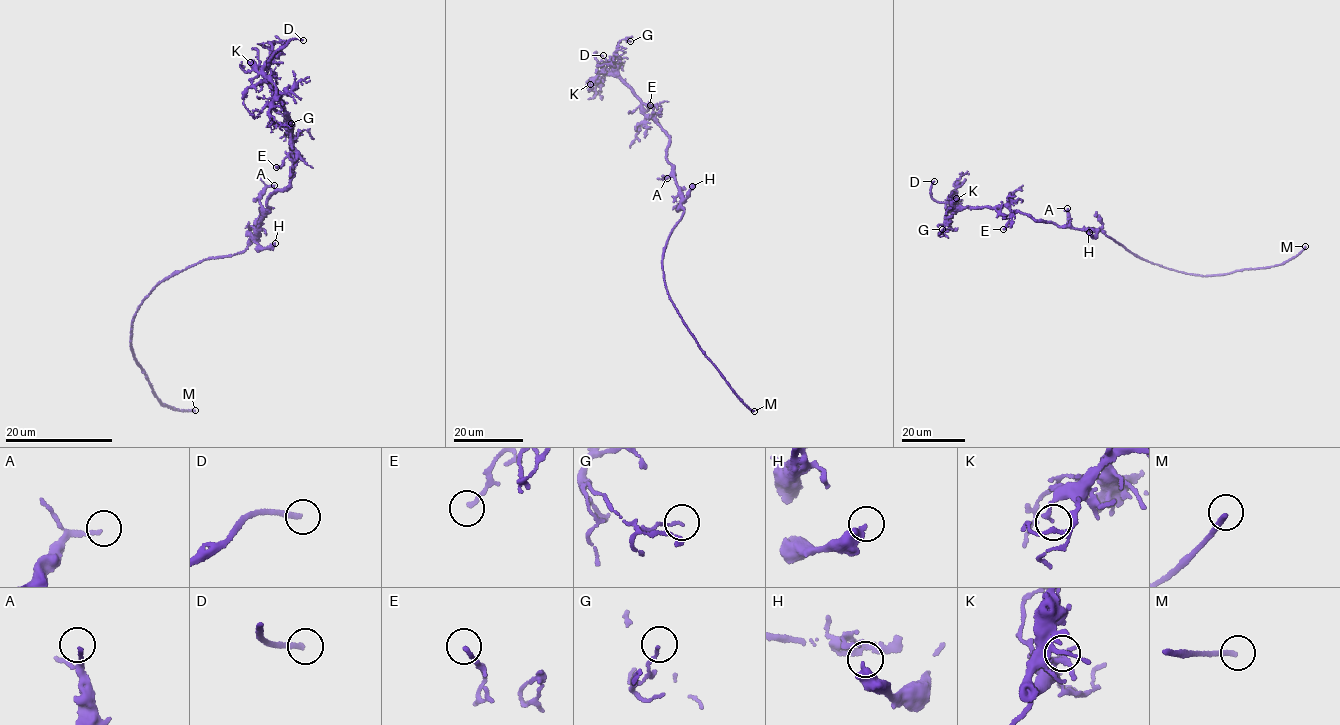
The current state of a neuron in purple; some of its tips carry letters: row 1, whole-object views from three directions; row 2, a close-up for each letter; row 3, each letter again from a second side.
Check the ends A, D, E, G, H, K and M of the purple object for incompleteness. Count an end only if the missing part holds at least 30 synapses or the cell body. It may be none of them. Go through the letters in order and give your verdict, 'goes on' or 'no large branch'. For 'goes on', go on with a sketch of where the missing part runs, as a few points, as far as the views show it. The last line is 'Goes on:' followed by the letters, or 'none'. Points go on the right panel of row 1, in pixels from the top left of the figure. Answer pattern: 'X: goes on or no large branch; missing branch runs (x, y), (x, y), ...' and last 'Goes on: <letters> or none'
A: no large branch
D: goes on; missing branch runs (934, 181), (941, 165), (943, 140), (933, 102), (930, 60), (907, 37)
E: no large branch
G: no large branch
H: no large branch
K: no large branch
M: goes on; missing branch runs (1305, 246), (1322, 213), (1330, 179)
Goes on: D, M

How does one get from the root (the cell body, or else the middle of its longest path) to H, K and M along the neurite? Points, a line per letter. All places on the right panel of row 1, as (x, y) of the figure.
H: (1110, 238), (1099, 230), (1092, 236), (1089, 232)
K: (1110, 238), (1095, 229), (1034, 220), (1005, 206), (958, 207), (953, 204), (956, 198)
M: (1110, 238), (1144, 260), (1178, 272), (1205, 276), (1277, 265), (1294, 257), (1305, 246)

